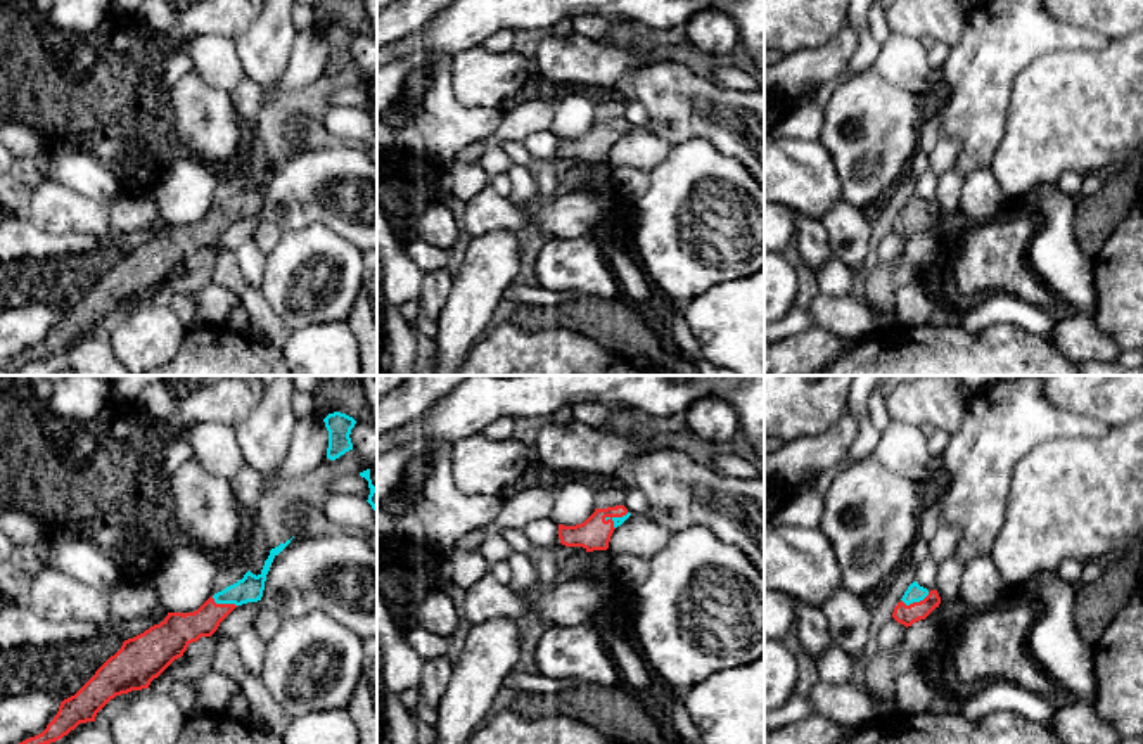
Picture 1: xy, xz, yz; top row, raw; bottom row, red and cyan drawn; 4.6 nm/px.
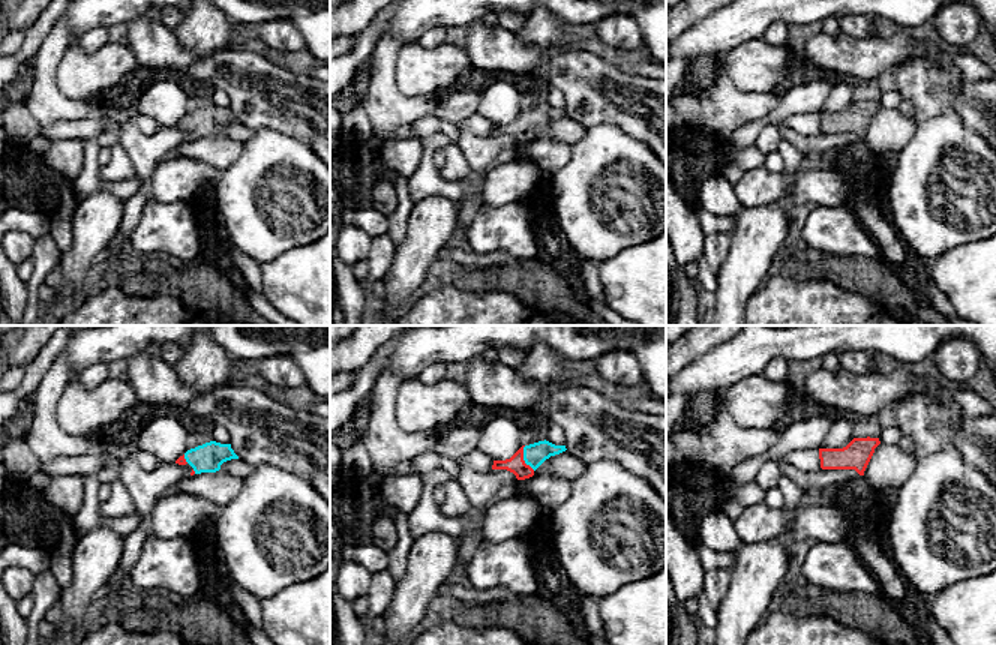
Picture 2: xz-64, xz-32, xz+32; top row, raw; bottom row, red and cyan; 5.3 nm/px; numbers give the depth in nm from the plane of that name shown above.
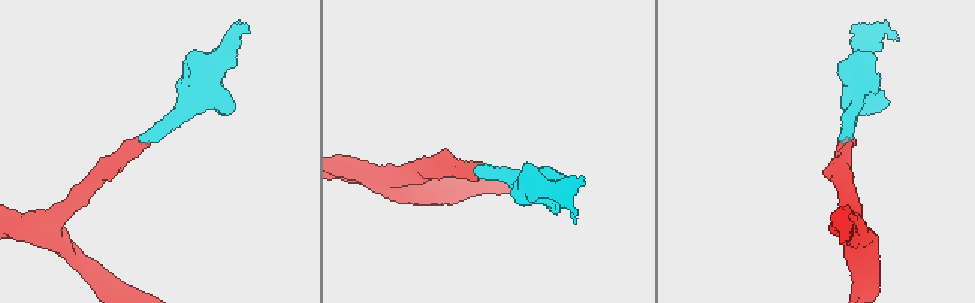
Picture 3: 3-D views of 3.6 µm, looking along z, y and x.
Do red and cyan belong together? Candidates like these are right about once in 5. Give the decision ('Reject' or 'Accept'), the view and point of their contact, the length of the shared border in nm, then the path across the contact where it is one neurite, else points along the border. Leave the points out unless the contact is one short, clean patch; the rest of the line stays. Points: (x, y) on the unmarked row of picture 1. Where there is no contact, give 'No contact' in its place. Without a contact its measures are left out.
Accept. Touches red at yz (915, 215). Shared border 140 nm. Path across: yz (906, 227), (915, 215), (915, 205)

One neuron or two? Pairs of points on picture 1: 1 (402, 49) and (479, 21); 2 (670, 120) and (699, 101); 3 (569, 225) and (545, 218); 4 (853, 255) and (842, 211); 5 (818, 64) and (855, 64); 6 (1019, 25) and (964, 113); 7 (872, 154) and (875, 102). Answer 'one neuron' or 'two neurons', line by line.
1: one neuron
2: one neuron
3: one neuron
4: one neuron
5: two neurons
6: one neuron
7: one neuron

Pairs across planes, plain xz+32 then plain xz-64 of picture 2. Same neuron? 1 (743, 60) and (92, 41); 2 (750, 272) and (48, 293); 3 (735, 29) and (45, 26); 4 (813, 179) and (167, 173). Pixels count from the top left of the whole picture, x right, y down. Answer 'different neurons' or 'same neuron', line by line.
1: different neurons
2: different neurons
3: different neurons
4: same neuron

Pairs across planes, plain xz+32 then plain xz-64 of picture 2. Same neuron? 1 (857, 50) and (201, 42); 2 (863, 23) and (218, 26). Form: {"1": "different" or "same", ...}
{"1": "different", "2": "different"}

